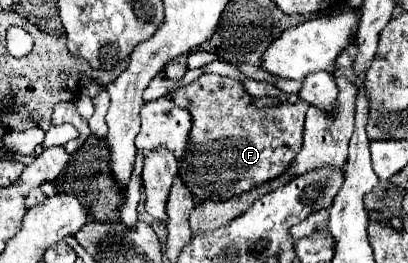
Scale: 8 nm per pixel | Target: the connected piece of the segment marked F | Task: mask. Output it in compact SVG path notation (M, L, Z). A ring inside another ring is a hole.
M202 74L188 86L180 86L172 92L172 102L176 106L182 106L192 116L192 128L190 128L190 146L186 148L186 158L182 158L178 176L182 178L184 186L192 192L194 200L228 200L238 194L250 192L252 188L276 178L282 174L288 164L294 160L302 146L302 134L304 134L304 114L310 104L307 102L284 102L274 108L254 108L250 104L250 96L244 92L244 88L228 76L218 74Z

